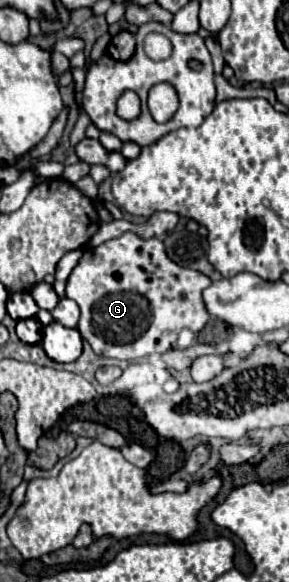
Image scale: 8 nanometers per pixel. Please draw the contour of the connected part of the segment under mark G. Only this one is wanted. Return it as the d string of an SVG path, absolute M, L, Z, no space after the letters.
M125 232L115 240L83 252L79 264L67 278L65 294L81 308L77 330L81 338L91 344L95 354L117 360L137 360L153 352L163 354L171 350L183 328L189 328L195 334L205 328L209 322L209 312L203 304L203 290L207 286L211 286L211 280L205 274L179 266L167 256L161 238L141 238L135 232Z

